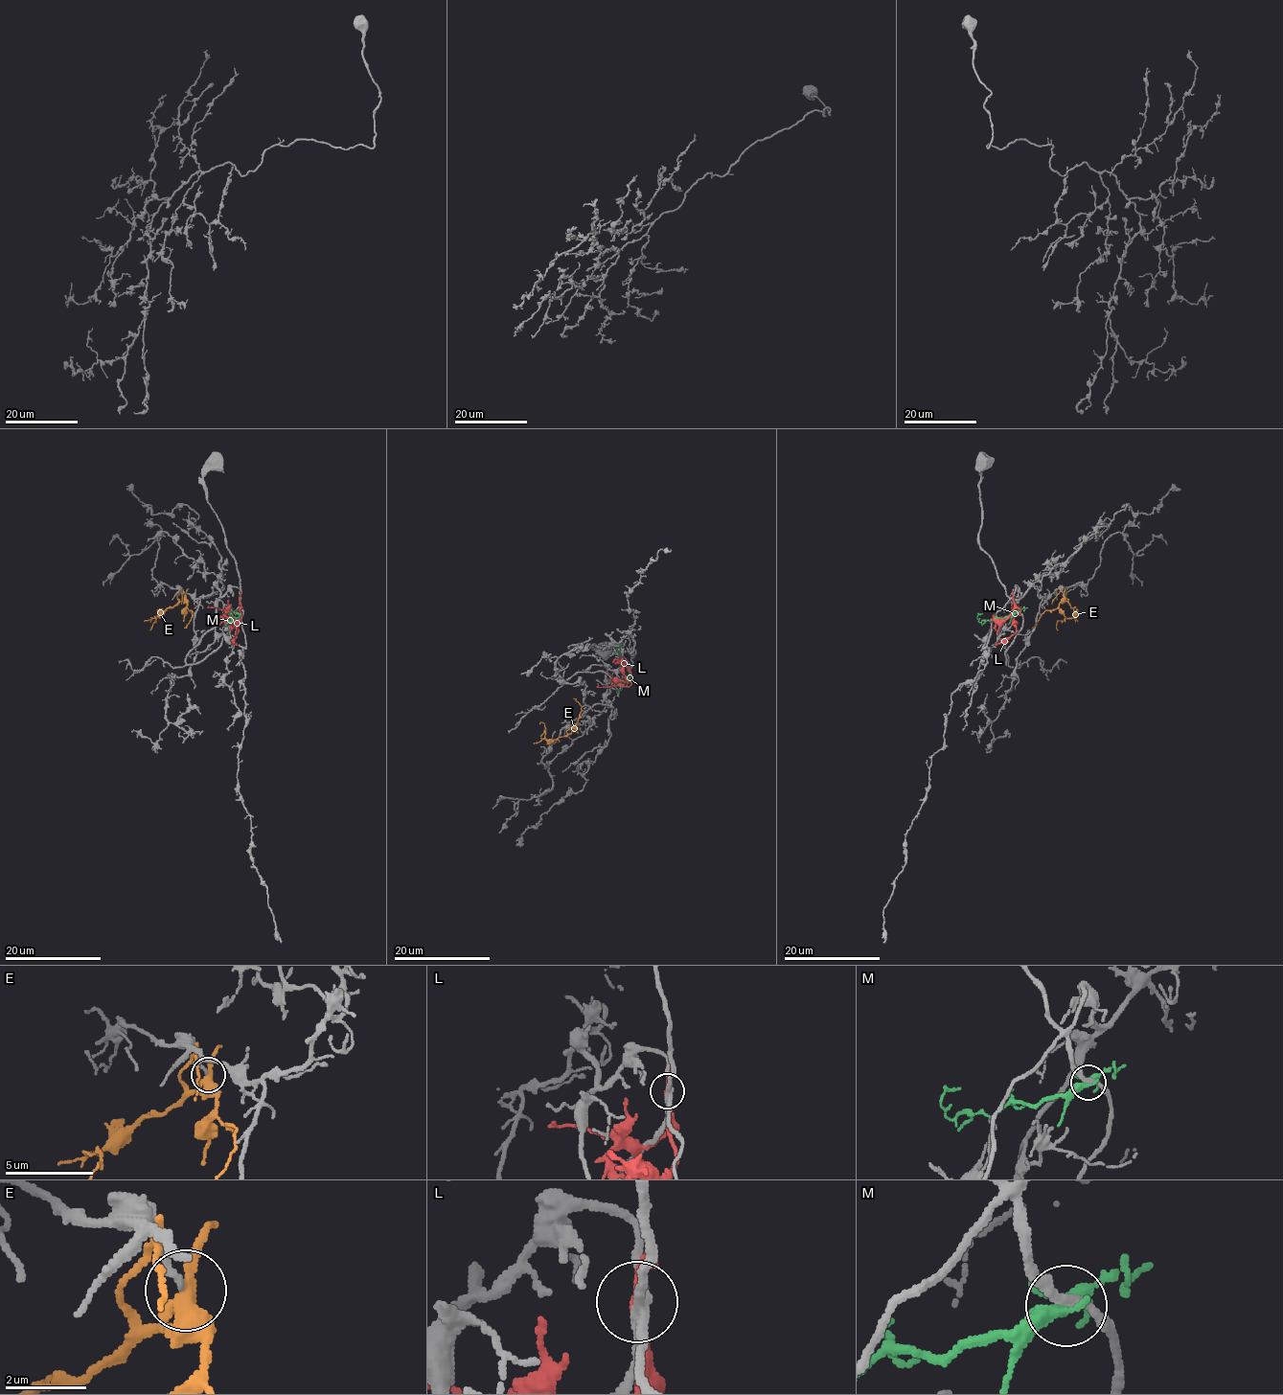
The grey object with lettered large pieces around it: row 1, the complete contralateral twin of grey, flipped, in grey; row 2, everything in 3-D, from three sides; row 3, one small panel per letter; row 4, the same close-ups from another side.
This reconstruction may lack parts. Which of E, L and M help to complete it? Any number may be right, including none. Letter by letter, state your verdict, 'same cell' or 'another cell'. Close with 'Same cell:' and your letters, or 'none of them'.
E: another cell
L: another cell
M: another cell
Same cell: none of them

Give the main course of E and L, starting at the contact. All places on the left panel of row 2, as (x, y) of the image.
E: (185, 597), (155, 618), (150, 630)
L: (239, 598), (240, 608), (224, 615), (238, 631), (234, 642), (238, 645)

